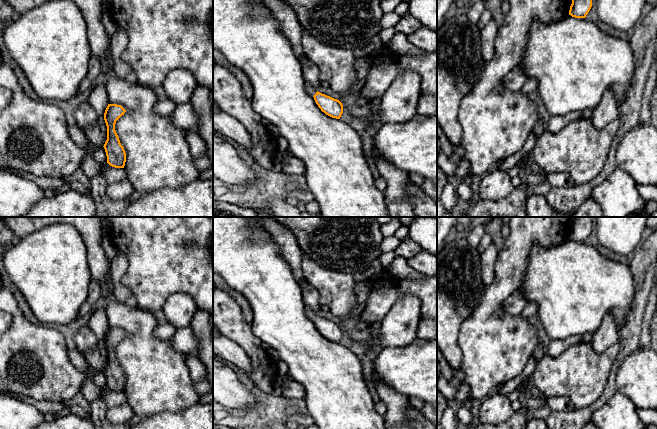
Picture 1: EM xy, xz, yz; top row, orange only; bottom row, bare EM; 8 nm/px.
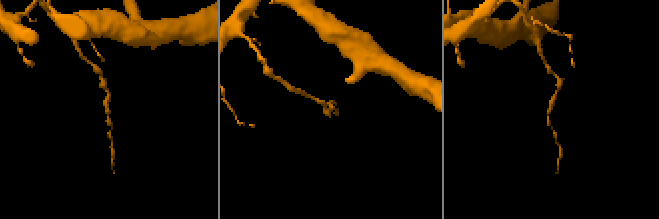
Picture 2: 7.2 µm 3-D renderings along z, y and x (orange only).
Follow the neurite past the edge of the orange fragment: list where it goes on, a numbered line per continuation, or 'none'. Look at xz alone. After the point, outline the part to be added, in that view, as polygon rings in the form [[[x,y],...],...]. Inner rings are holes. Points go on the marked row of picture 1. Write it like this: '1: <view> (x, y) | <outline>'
1: xz (309, 88) | [[[305,82],[305,88],[307,90],[307,92],[311,95],[311,96],[314,96],[316,94],[316,90],[311,86],[310,83],[308,82]]]

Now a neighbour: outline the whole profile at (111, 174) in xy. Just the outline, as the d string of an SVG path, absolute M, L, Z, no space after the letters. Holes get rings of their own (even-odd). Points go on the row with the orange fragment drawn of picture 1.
M102 165L99 174L101 174L105 178L107 184L112 184L117 181L123 180L127 176L124 168L115 168L110 165Z

